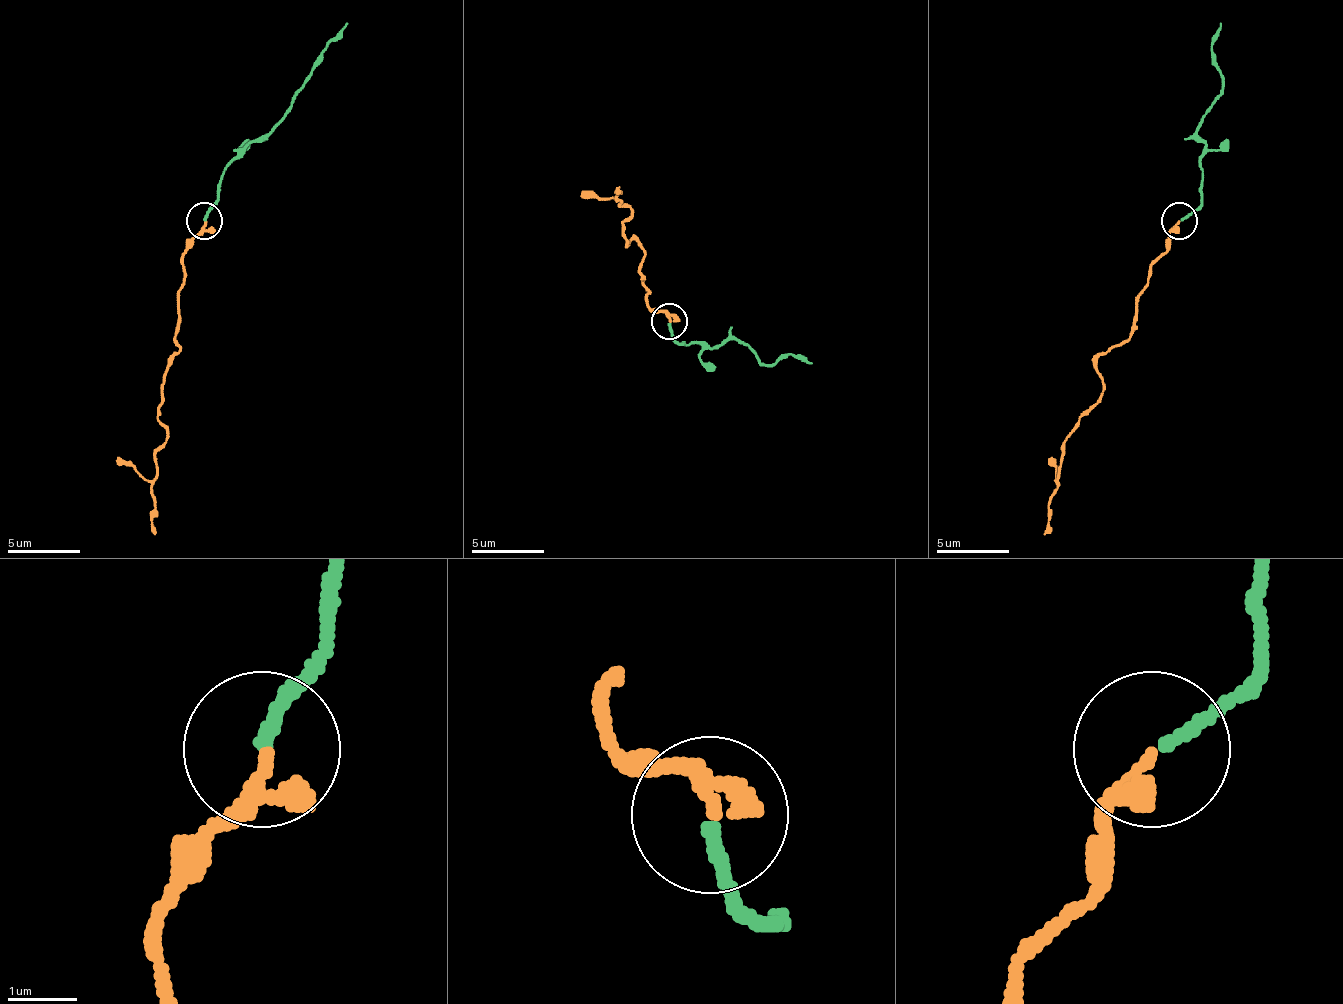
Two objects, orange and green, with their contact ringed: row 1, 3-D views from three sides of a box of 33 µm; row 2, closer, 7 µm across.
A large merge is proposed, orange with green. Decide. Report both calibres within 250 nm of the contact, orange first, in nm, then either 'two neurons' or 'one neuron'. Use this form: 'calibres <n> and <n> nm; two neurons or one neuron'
calibres 150 and 190 nm; one neuron

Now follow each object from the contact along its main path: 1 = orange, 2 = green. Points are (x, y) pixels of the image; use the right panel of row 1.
1: (1178, 221), (1170, 247), (1160, 258), (1138, 298), (1134, 330), (1098, 359), (1102, 399), (1065, 439), (1043, 534)
2: (1181, 221), (1200, 203), (1203, 141), (1196, 127), (1221, 91), (1210, 51), (1221, 22)

